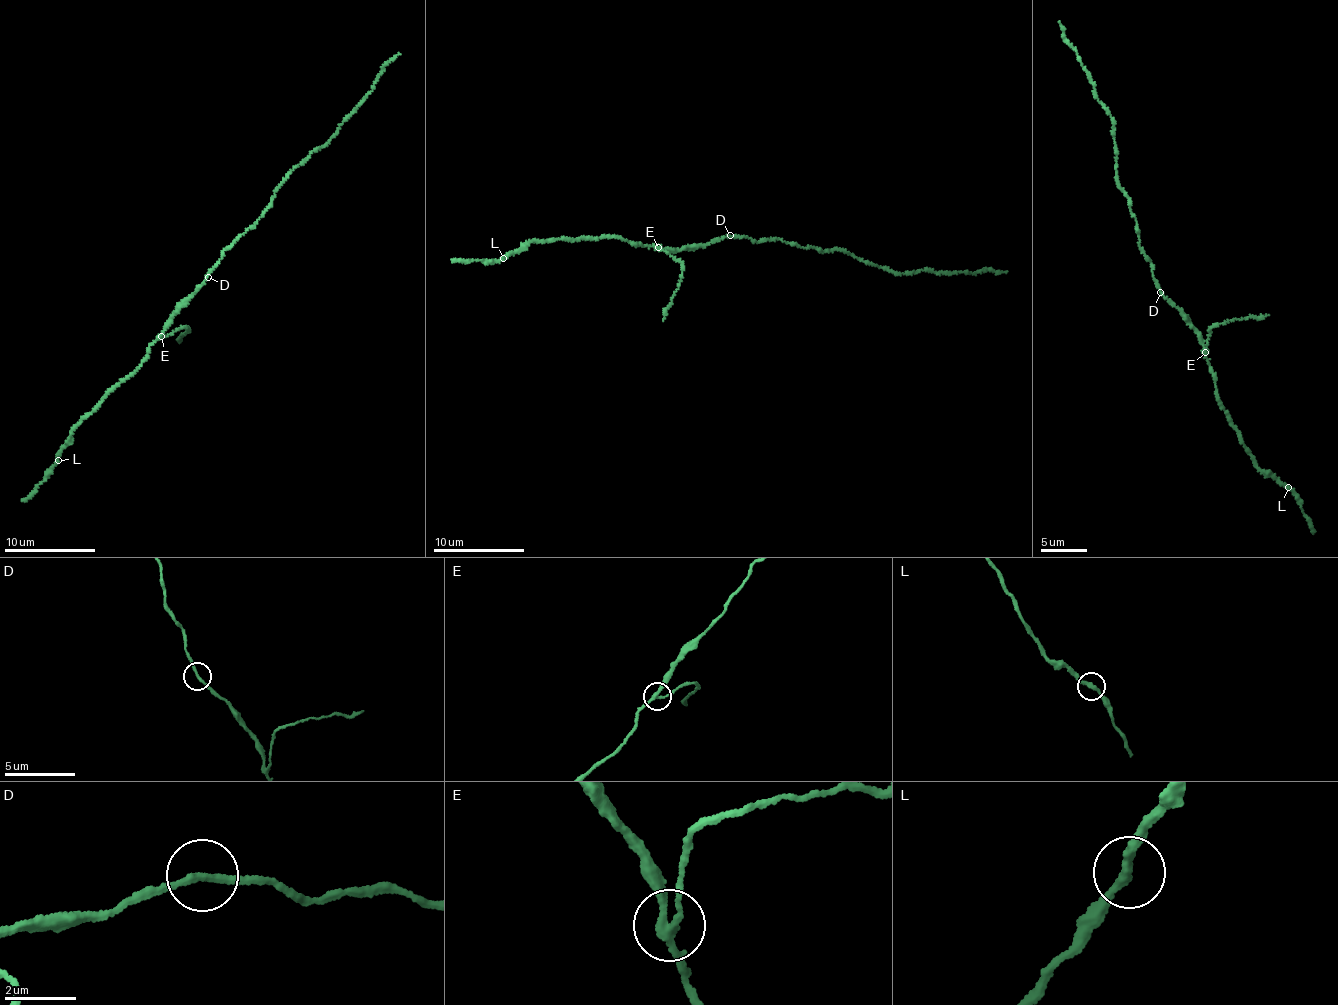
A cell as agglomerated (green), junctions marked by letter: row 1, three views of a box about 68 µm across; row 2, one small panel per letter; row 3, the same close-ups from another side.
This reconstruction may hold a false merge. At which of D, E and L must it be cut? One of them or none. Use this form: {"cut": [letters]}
{"cut": ["E"]}

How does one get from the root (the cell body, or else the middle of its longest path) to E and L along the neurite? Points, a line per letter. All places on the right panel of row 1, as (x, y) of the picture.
E: (1161, 293), (1186, 317), (1204, 351)
L: (1161, 293), (1185, 316), (1197, 334), (1219, 400), (1254, 463), (1288, 487)

